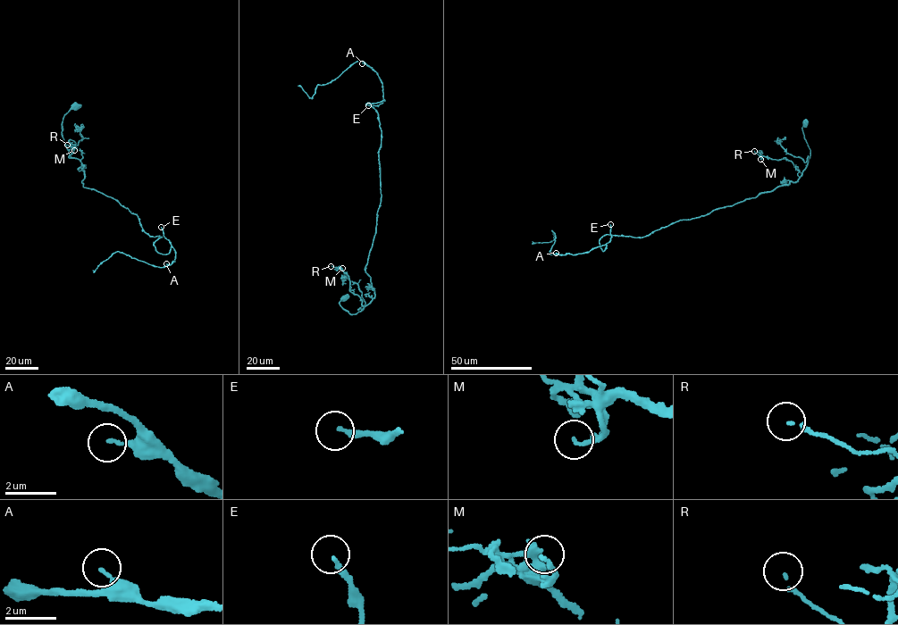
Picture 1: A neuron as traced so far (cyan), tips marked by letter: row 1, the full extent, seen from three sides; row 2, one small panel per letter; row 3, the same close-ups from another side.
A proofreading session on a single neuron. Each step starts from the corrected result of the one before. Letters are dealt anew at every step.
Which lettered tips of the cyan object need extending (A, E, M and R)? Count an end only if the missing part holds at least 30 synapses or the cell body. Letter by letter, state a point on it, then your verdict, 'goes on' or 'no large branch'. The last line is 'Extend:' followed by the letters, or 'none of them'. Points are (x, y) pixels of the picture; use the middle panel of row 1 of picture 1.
A: (362, 63) | no large branch
E: (368, 105) | goes on
M: (342, 268) | no large branch
R: (331, 266) | no large branch
Extend: E

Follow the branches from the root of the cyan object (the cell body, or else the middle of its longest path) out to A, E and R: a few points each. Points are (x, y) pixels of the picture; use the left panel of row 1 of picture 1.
A: (75, 106), (62, 133), (86, 165), (83, 187), (162, 237), (155, 249), (176, 253), (166, 263)
E: (75, 106), (62, 133), (86, 165), (83, 187), (137, 215), (167, 254), (161, 227)
R: (75, 106), (64, 115), (62, 121), (62, 137), (70, 157), (73, 149), (70, 146), (76, 148), (67, 145)

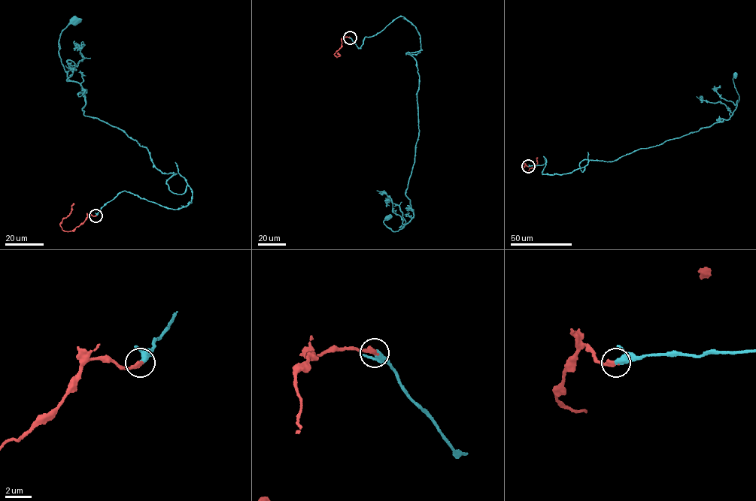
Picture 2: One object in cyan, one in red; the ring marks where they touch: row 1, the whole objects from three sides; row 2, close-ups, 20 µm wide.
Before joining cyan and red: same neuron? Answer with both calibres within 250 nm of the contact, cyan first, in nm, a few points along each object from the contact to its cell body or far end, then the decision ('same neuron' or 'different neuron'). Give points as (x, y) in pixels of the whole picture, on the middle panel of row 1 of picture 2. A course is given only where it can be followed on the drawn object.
calibres 320 and 340 nm; course cyan (350, 37), (359, 48), (402, 16), (420, 37), (406, 53), (419, 76), (414, 216), (395, 231), (387, 216); course red (350, 37), (341, 38), (341, 47), (334, 55), (336, 57), (340, 55), (338, 52); same neuron

